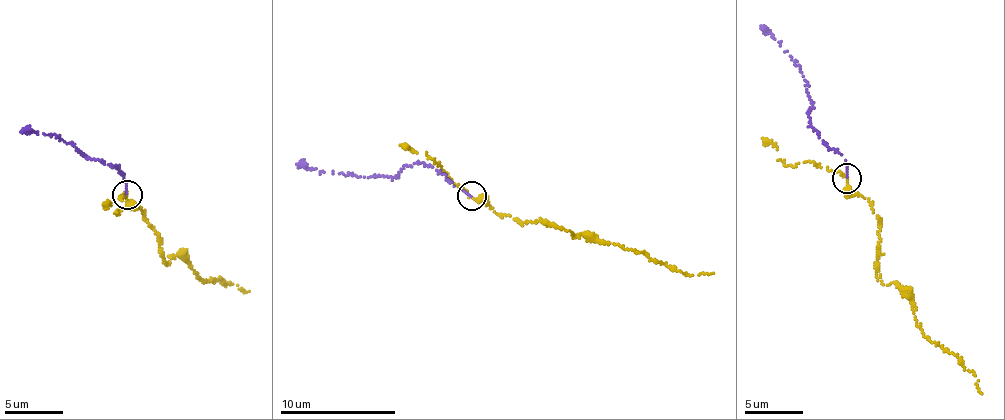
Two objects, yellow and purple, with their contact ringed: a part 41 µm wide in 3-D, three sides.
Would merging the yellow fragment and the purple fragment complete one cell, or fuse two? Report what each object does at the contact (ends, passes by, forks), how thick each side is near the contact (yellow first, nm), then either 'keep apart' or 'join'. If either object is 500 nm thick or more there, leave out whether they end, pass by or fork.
yellow passes by; purple ends; calibres 200 and 140 nm; keep apart

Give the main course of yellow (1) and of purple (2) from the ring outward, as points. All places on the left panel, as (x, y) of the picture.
1: (126, 193), (129, 203), (142, 210), (159, 236), (159, 252), (169, 264), (177, 255), (202, 279), (249, 291)
2: (126, 193), (123, 175), (113, 166), (86, 155), (54, 134), (22, 130)

